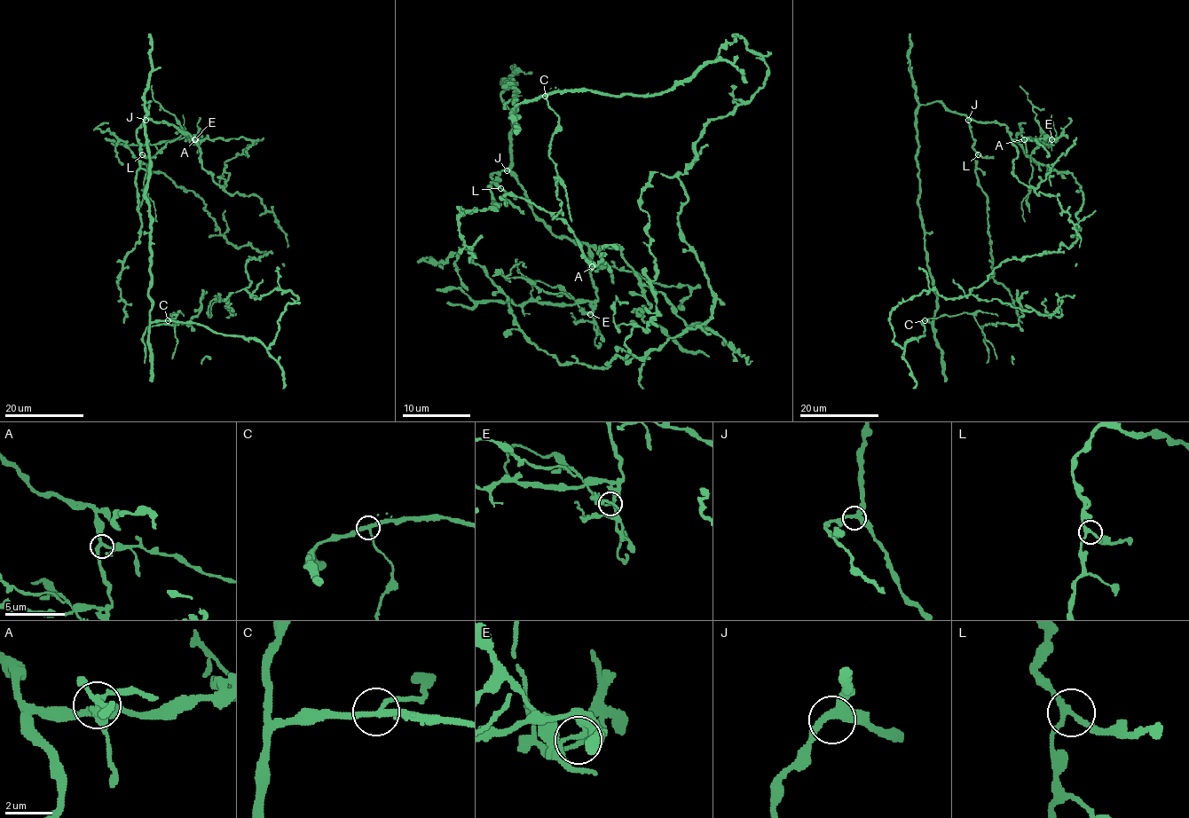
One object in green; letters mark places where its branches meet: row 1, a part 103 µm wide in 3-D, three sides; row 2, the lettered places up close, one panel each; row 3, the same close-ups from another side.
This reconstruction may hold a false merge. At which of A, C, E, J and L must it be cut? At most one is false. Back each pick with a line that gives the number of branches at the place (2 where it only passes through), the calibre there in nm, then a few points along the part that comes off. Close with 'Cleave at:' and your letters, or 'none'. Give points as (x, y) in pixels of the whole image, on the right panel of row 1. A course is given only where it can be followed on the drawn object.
C: 3 | 240 nm | (925, 320), (945, 315), (972, 314), (997, 358)
Cleave at: C

